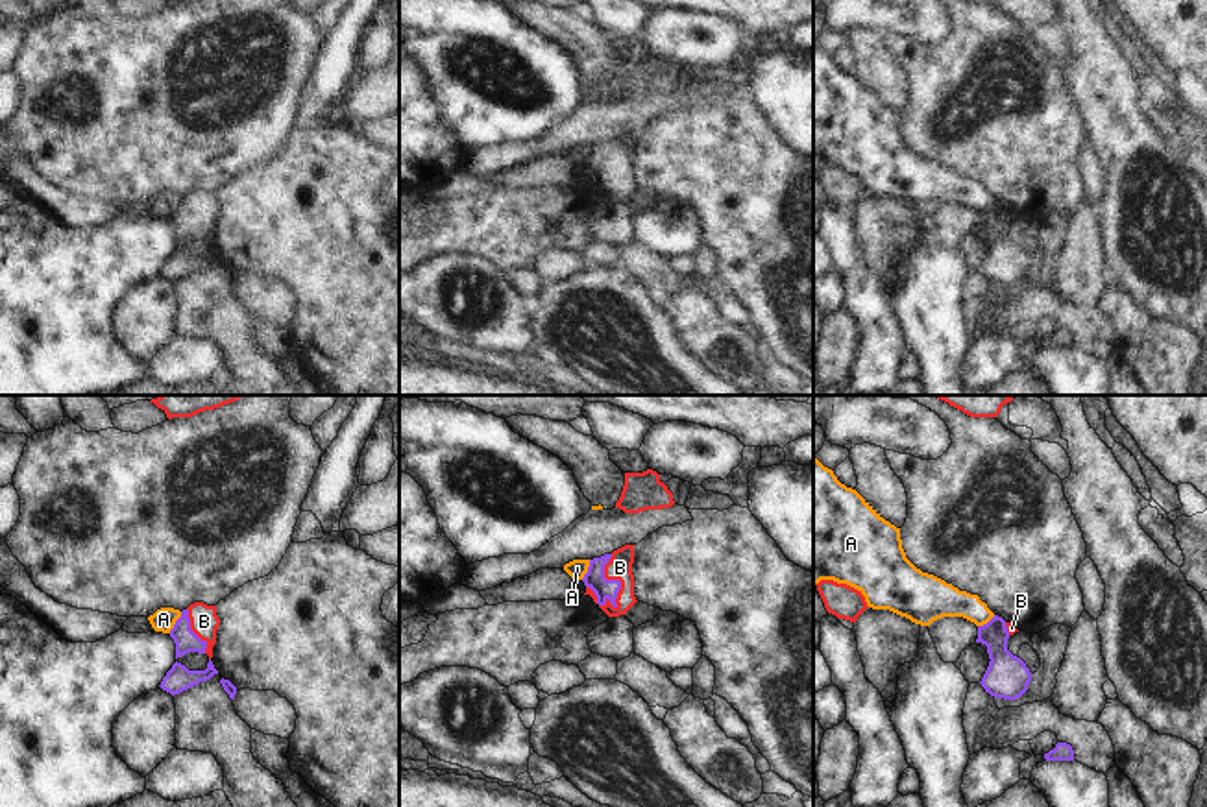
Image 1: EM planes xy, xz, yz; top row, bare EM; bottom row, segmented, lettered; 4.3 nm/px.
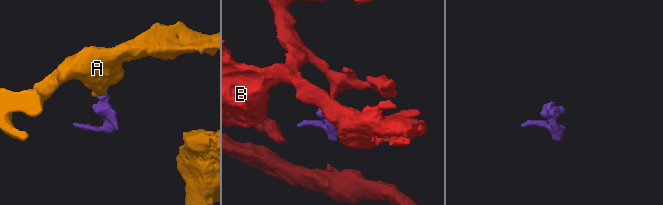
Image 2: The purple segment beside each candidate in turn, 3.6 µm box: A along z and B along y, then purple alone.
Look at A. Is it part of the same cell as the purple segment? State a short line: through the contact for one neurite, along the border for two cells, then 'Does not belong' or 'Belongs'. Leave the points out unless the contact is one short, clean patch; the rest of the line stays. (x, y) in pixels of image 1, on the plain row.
Line: xy (182, 198), (169, 218). Does not belong.

